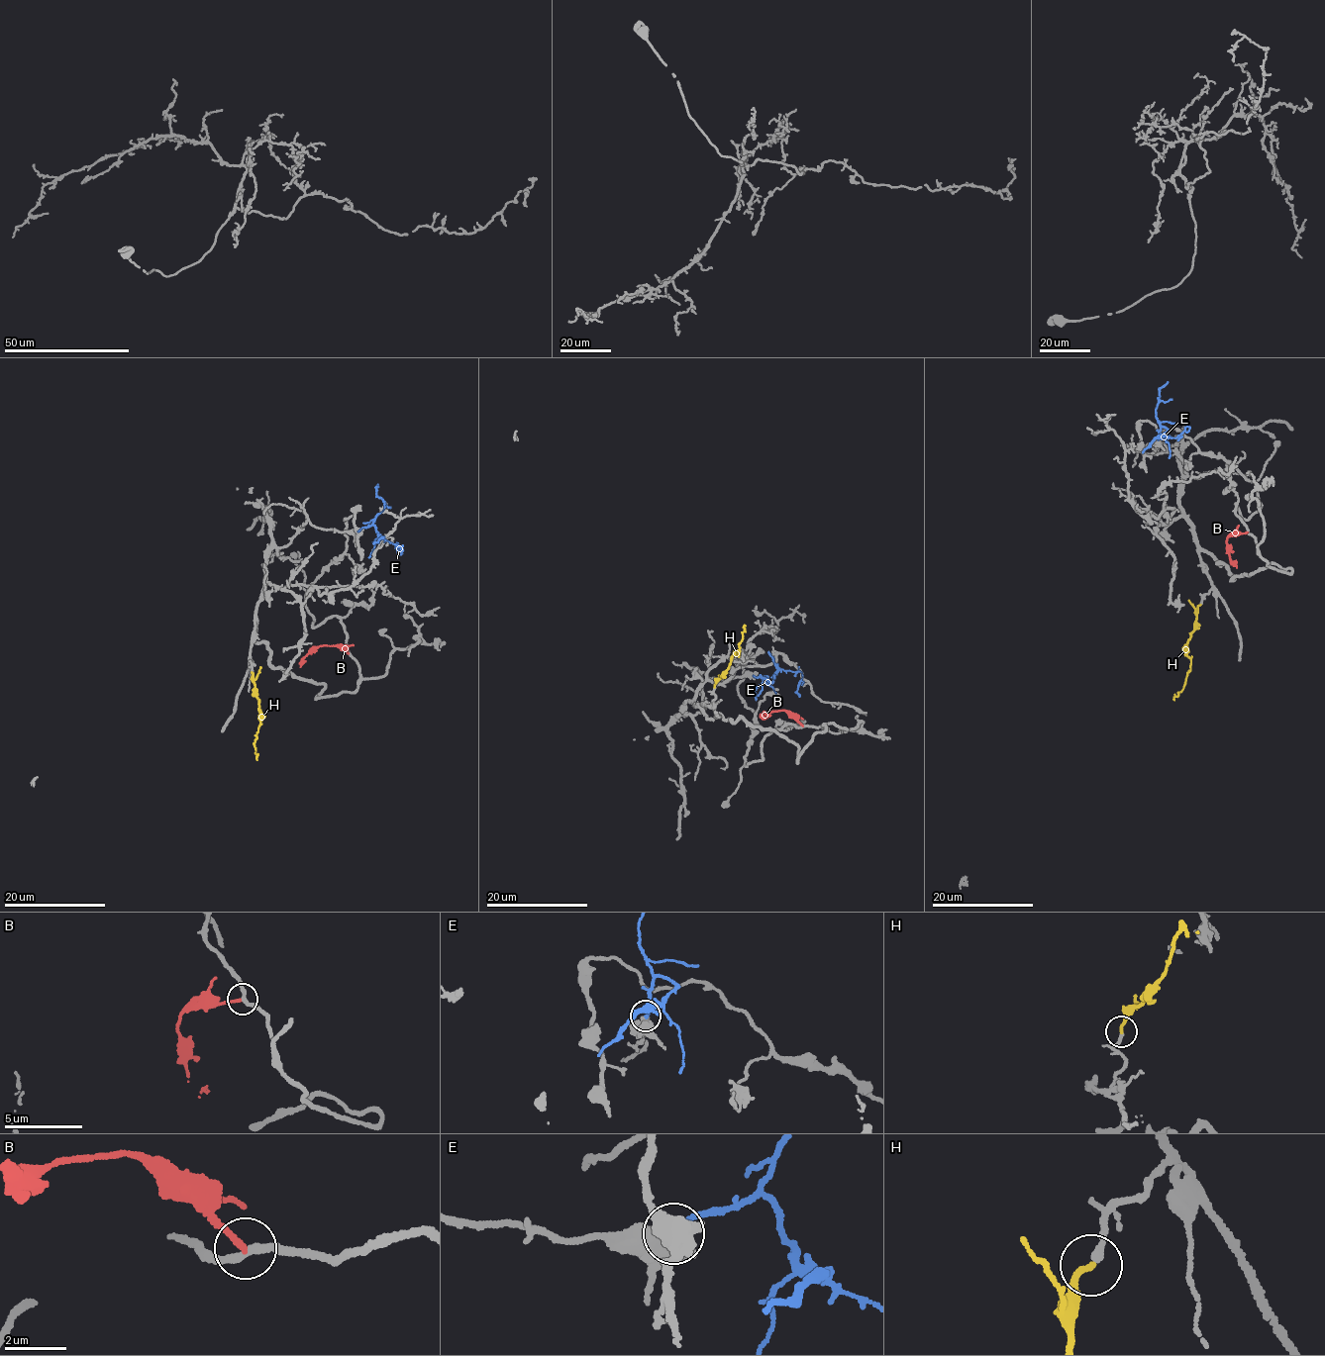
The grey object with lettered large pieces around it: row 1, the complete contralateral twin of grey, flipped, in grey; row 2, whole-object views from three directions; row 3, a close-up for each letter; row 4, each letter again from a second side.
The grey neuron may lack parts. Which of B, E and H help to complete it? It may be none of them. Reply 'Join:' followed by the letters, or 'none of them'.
Join: E, H

